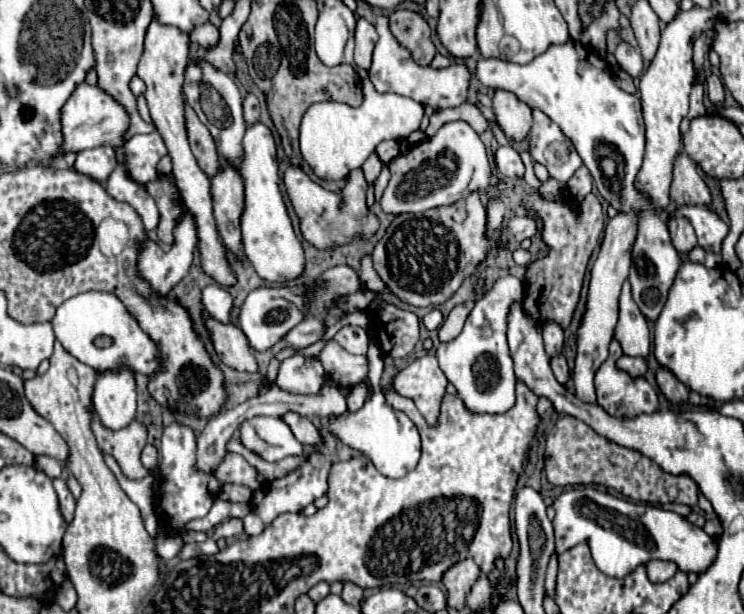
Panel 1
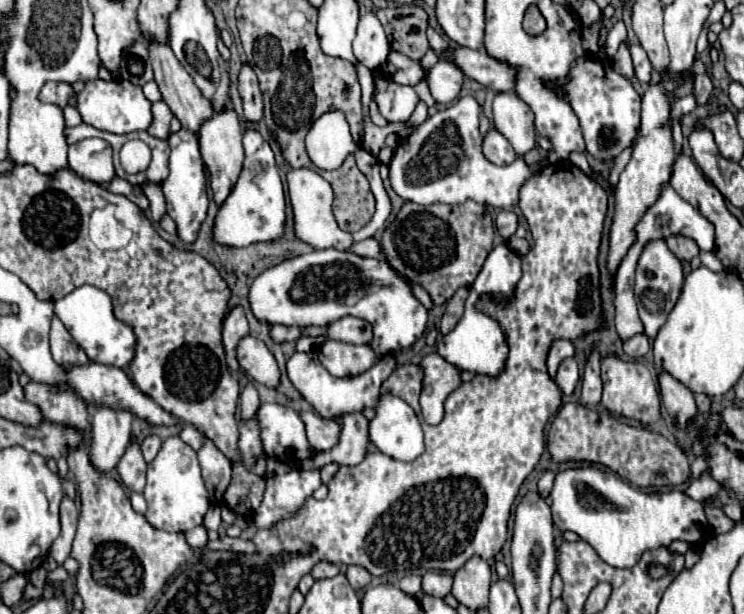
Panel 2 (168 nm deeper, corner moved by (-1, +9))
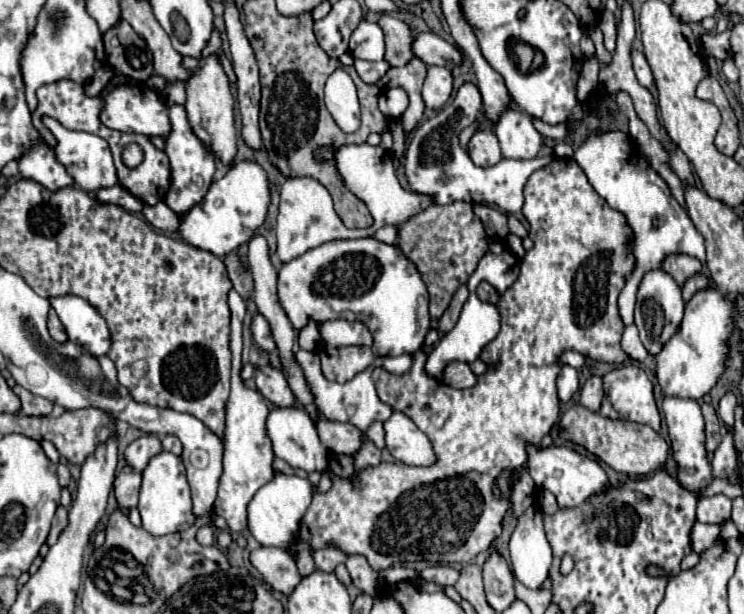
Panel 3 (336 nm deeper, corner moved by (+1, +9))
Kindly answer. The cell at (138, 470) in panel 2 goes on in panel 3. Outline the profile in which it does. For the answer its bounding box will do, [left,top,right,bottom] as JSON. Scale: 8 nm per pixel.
[115,465,141,509]

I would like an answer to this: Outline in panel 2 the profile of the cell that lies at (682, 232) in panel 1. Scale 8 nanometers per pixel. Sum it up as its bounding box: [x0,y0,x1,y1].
[667,237,699,261]

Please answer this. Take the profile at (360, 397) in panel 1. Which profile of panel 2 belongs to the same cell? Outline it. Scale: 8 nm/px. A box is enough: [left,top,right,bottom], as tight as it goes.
[313,413,369,469]

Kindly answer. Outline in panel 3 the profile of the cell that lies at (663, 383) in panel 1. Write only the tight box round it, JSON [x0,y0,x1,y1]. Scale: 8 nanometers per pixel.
[663,397,711,493]

